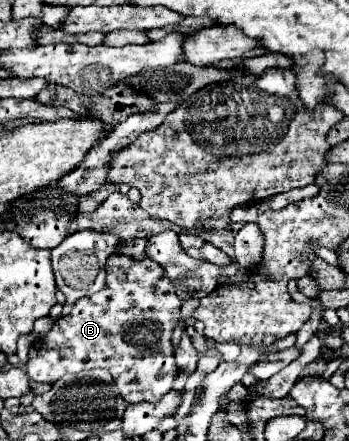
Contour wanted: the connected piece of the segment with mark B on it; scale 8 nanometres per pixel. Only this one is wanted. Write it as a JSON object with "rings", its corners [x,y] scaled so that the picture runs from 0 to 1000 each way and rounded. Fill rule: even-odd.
{"rings":[[[327,571],[304,590],[304,644],[287,662],[246,671],[212,685],[206,707],[178,717],[155,730],[149,748],[92,780],[86,807],[74,821],[74,844],[97,866],[160,866],[183,848],[223,848],[235,839],[264,834],[304,834],[344,893],[361,912],[453,912],[493,875],[510,830],[499,821],[499,789],[493,789],[493,753],[516,726],[516,676],[499,662],[476,612],[441,594],[436,585],[384,590],[344,571]],[[464,803],[470,812],[395,812],[395,807],[441,807]]]}

